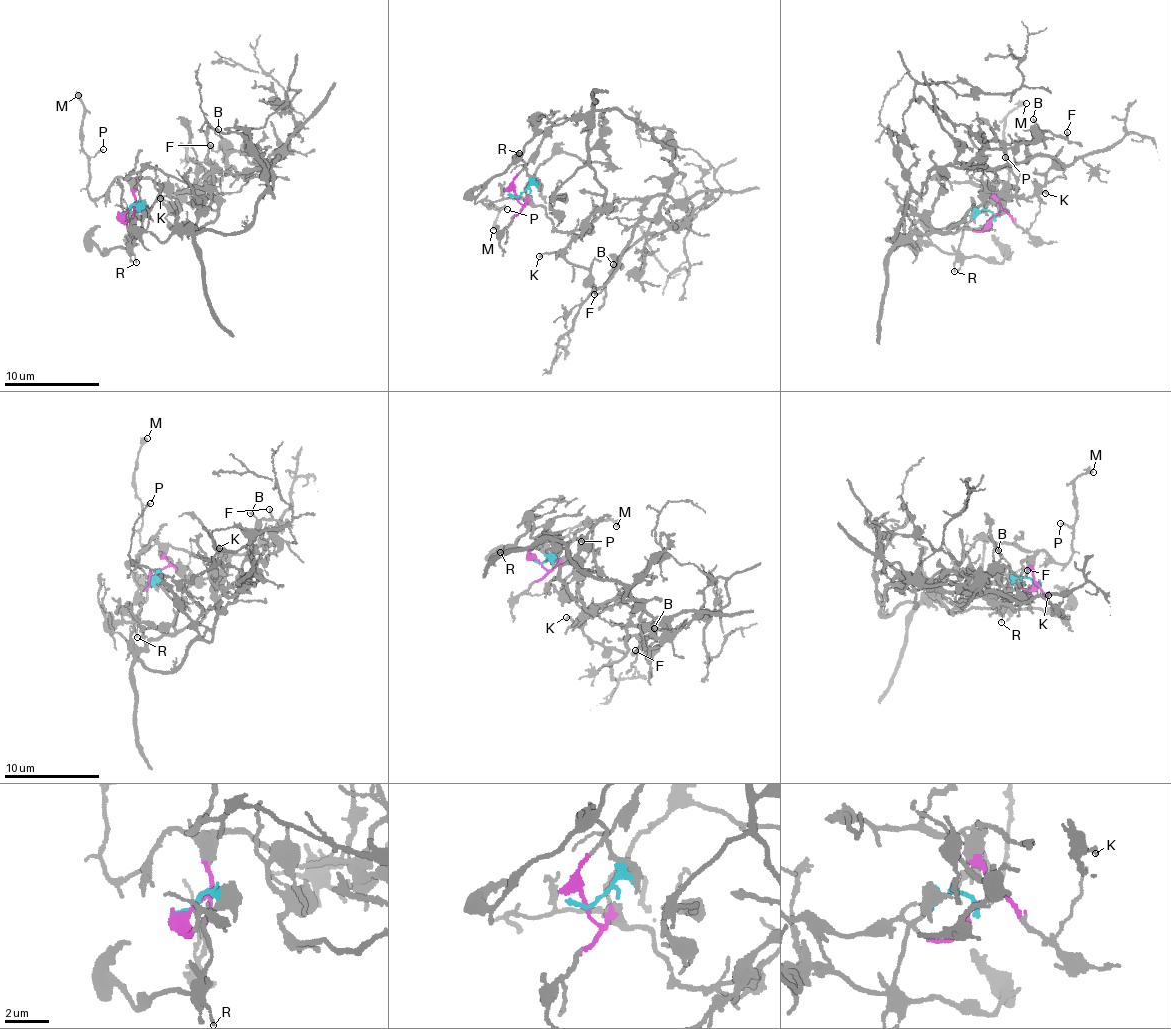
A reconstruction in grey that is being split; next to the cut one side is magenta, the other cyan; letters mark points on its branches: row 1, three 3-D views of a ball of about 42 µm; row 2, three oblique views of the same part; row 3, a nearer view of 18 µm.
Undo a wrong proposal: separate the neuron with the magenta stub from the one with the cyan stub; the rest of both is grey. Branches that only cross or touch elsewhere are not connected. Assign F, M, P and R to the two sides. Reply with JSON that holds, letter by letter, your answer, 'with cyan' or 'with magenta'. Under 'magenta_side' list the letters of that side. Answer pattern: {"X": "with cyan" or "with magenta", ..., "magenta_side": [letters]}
{"F": "with cyan", "M": "with magenta", "P": "with magenta", "R": "with cyan", "magenta_side": ["M", "P"]}

